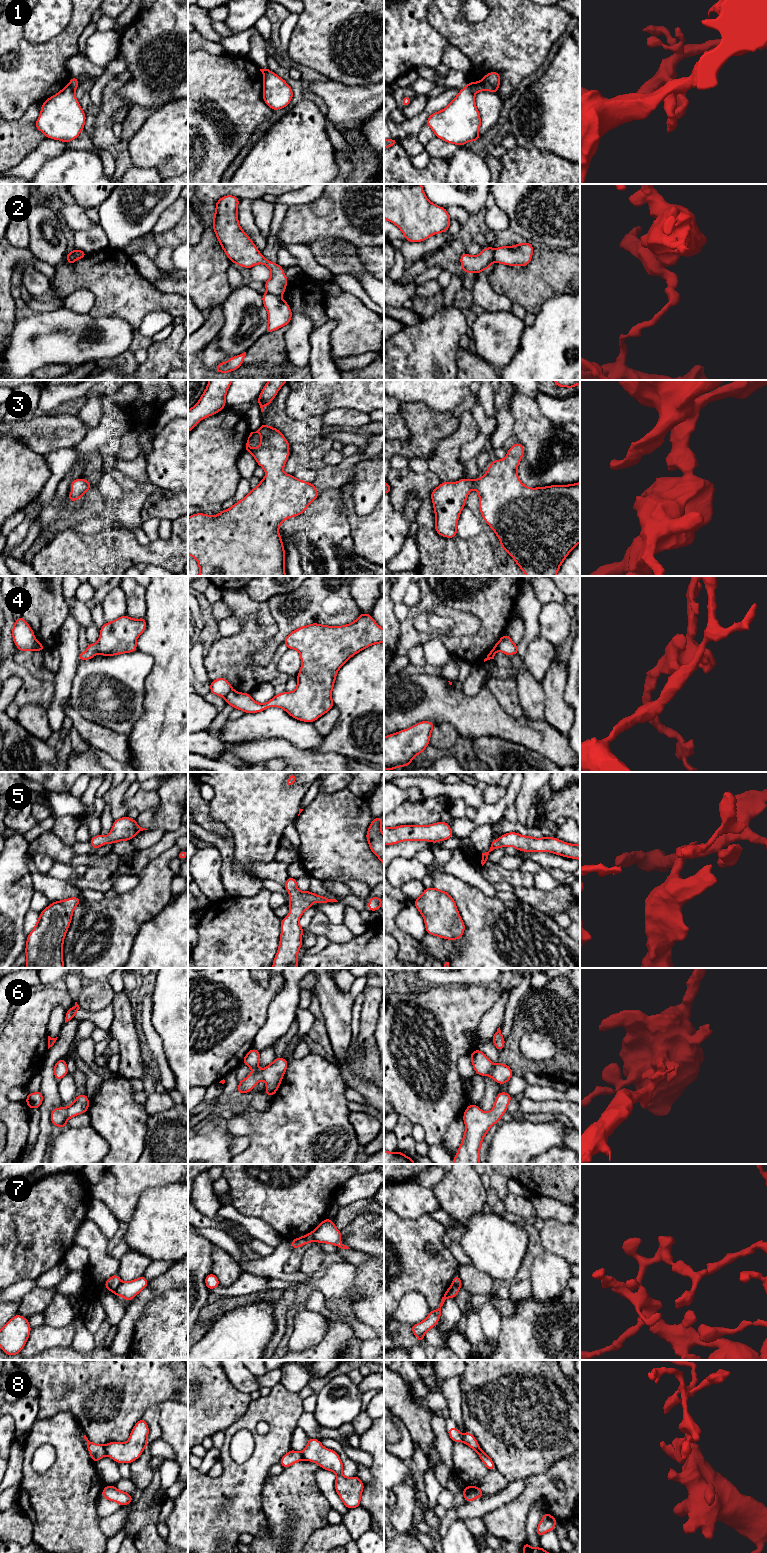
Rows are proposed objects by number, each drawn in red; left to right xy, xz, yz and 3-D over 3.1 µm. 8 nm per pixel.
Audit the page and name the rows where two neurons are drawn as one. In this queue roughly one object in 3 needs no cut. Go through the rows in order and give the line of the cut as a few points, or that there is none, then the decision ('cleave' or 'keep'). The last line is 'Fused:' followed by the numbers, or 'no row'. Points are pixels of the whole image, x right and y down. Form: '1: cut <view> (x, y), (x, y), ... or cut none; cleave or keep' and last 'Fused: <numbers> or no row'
1: cut yz (467, 85), (475, 92); cleave
2: cut xz (267, 292), (280, 297); cleave
3: cut none; keep
4: cut yz (500, 640), (497, 650); cleave
5: cut none; keep
6: cut none; keep
7: cut xy (121, 1282), (113, 1292); cleave
8: cut xy (103, 1446), (106, 1454); cleave
Fused: 1, 2, 4, 7, 8

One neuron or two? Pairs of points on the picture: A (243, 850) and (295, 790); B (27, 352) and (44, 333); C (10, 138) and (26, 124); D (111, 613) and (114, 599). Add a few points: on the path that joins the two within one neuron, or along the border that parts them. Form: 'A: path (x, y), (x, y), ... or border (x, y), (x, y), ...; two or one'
A: path (257, 835), (257, 829), (281, 805); one
B: path (30, 347), (39, 338); one
C: path (14, 136), (22, 128); one
D: path (112, 610), (114, 602); one

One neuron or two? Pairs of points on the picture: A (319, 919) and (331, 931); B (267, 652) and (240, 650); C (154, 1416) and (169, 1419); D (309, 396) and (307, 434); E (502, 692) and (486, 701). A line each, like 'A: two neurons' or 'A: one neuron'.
A: one neuron
B: two neurons
C: two neurons
D: two neurons
E: two neurons

